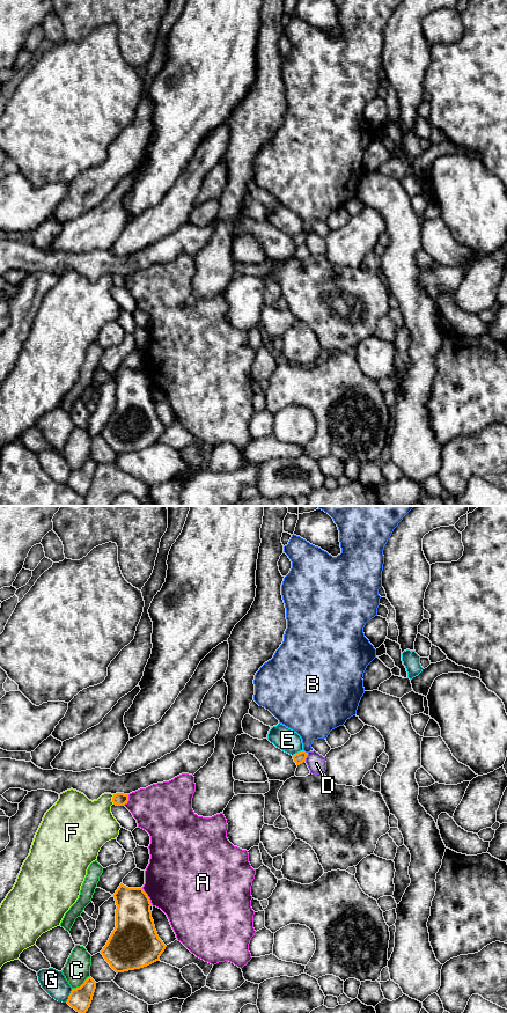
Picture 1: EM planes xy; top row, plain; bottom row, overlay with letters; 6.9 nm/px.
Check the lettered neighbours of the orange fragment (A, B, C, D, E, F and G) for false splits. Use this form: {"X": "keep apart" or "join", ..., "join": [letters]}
{"A": "keep apart", "B": "keep apart", "C": "keep apart", "D": "keep apart", "E": "keep apart", "F": "keep apart", "G": "keep apart", "join": []}

